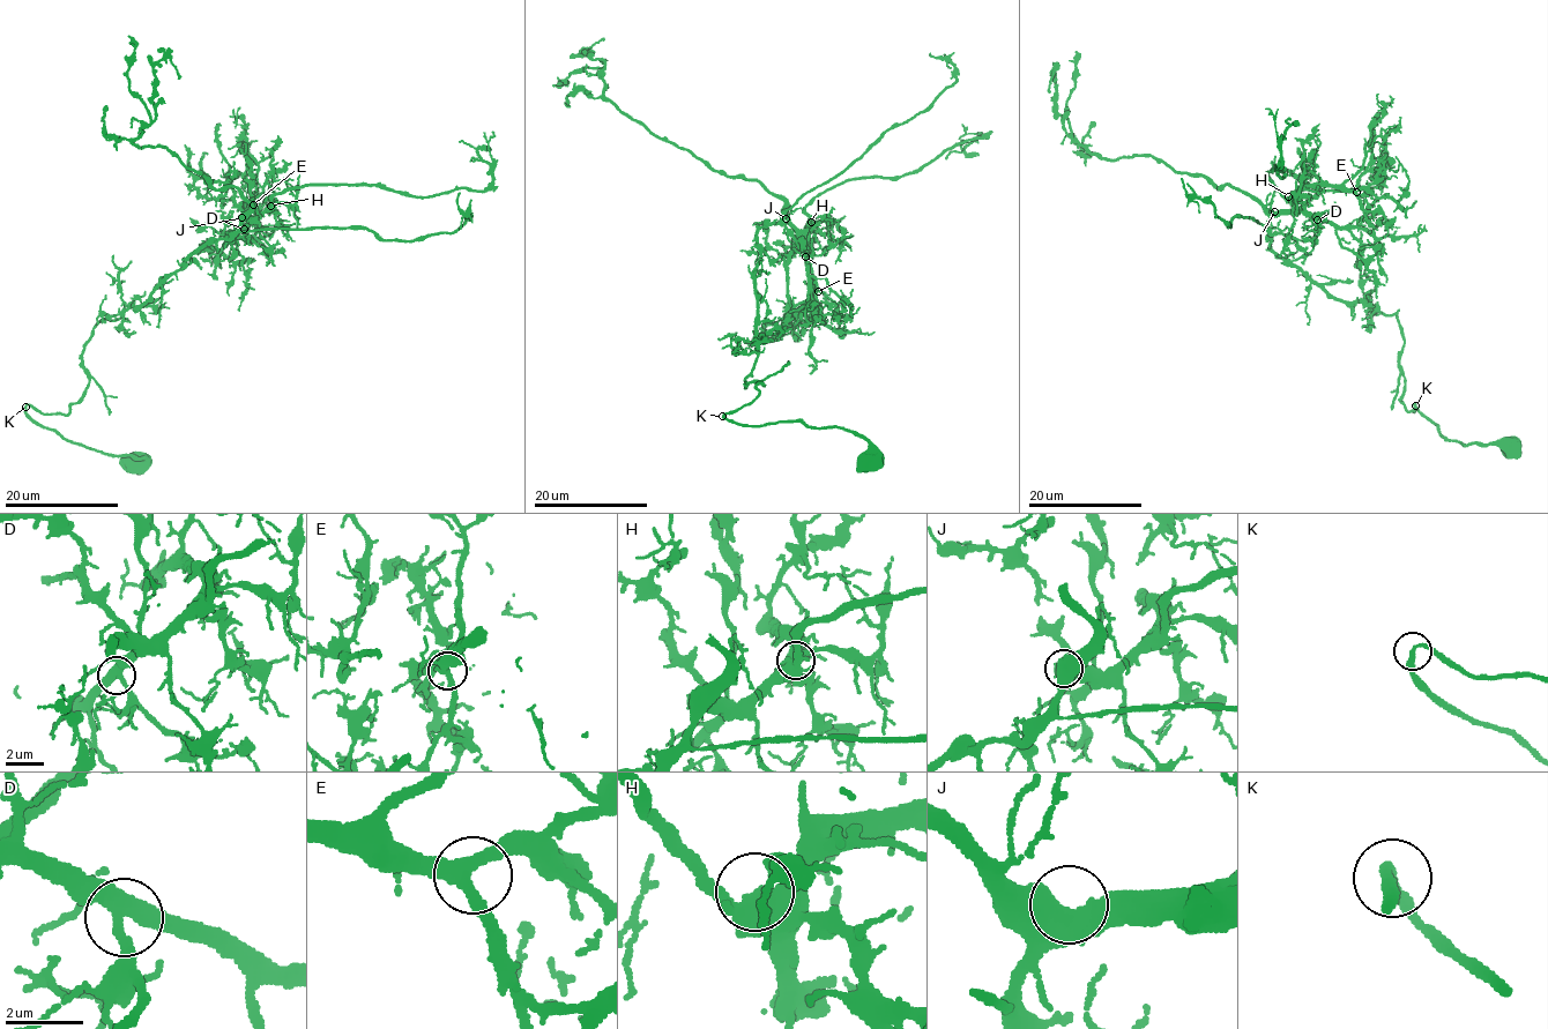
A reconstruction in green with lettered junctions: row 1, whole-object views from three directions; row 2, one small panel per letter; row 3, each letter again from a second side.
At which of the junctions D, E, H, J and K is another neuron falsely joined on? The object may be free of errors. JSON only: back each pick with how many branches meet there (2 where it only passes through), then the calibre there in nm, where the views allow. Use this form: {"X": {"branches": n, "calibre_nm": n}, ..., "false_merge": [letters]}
{"false_merge": []}

